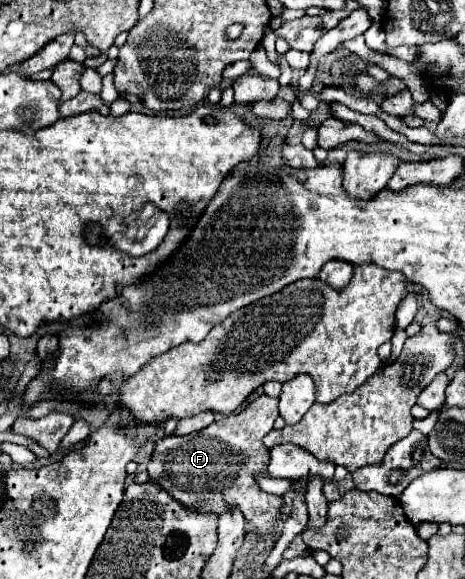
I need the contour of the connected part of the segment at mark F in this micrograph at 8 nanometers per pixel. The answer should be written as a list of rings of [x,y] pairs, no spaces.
[[[261,394],[249,402],[245,410],[227,416],[223,424],[213,424],[189,436],[165,436],[155,444],[153,458],[147,466],[149,478],[159,482],[173,498],[195,510],[221,514],[223,506],[239,506],[249,532],[273,526],[279,522],[285,502],[281,496],[261,492],[251,472],[267,468],[269,450],[263,446],[263,436],[273,430],[273,422],[279,416],[277,402],[277,398]]]

